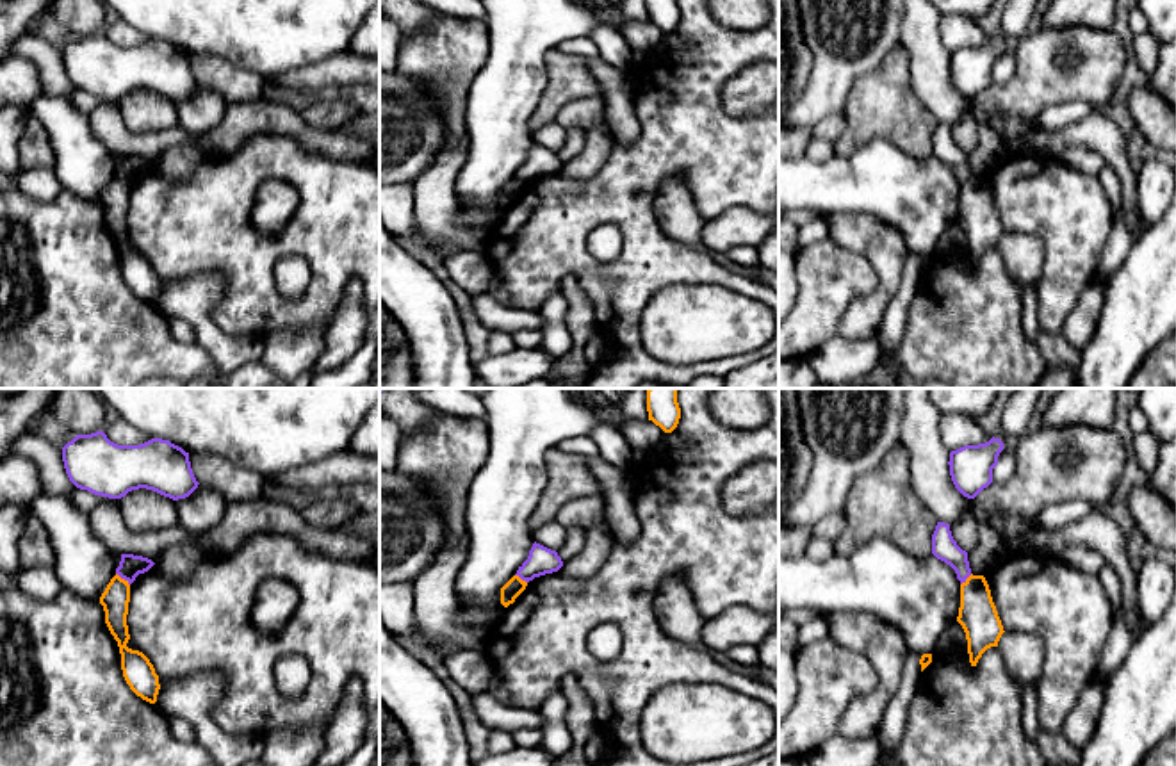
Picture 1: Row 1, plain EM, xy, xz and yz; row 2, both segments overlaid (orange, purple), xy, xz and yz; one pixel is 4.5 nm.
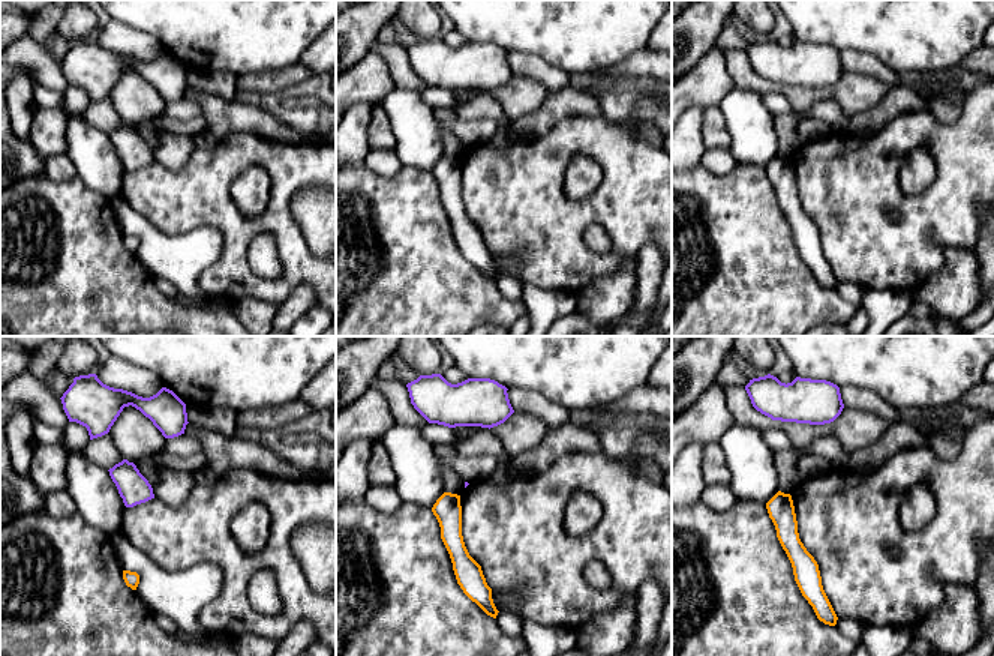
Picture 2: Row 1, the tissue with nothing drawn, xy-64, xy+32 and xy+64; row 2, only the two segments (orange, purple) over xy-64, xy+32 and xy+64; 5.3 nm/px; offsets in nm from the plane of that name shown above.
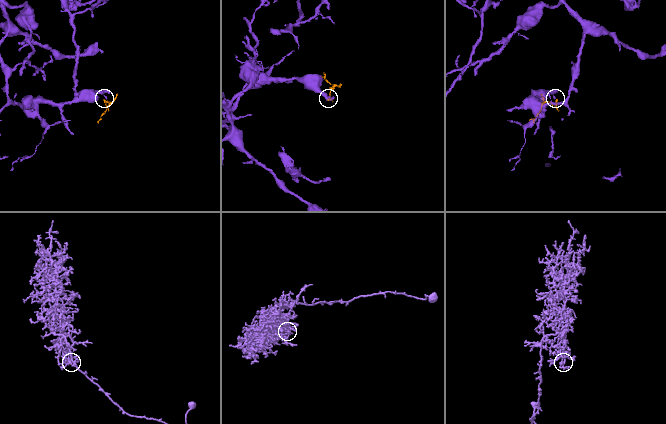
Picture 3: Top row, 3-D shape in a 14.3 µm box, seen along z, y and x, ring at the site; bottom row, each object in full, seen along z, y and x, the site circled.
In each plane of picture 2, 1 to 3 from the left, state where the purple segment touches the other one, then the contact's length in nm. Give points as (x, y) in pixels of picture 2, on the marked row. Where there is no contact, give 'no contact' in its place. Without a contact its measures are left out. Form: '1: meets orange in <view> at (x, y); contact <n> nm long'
1: no contact
2: no contact
3: no contact

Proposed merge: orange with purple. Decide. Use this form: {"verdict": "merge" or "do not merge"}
{"verdict": "do not merge"}

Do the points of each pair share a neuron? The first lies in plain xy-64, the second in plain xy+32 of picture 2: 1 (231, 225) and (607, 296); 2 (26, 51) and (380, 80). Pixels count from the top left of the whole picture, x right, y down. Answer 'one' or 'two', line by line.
1: two
2: two

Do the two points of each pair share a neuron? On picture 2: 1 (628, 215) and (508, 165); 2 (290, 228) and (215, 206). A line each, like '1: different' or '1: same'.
1: same
2: same

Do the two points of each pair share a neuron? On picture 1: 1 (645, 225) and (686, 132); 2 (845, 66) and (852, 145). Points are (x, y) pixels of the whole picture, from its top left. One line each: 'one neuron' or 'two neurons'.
1: one neuron
2: two neurons

